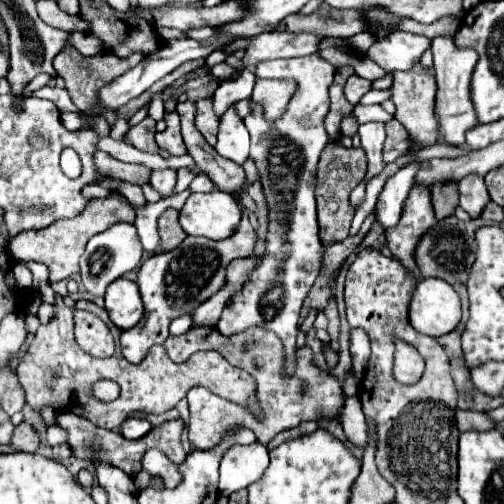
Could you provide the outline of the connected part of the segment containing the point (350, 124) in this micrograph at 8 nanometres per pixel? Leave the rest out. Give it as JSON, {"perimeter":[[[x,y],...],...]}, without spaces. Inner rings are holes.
{"perimeter":[[[350,114],[350,116],[344,116],[344,118],[342,118],[340,132],[342,132],[344,136],[350,136],[350,138],[352,138],[352,136],[358,132],[358,122],[356,122],[354,114]]]}

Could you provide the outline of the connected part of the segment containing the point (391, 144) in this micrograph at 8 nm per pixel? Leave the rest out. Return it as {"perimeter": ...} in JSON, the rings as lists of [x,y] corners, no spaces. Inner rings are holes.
{"perimeter":[[[394,118],[390,122],[386,122],[386,142],[384,142],[384,160],[386,162],[394,162],[396,158],[400,158],[402,154],[406,154],[408,150],[408,134],[404,130],[404,126],[400,126],[400,122],[396,122]]]}

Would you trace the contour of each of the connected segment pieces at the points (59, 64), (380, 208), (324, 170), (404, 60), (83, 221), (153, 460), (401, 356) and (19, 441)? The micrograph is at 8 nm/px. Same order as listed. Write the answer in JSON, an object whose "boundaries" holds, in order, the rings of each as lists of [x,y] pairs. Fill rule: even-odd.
{"boundaries":[[[[64,46],[64,50],[60,54],[56,54],[52,66],[54,70],[64,78],[66,82],[66,88],[70,92],[70,98],[72,102],[78,106],[78,110],[90,110],[92,106],[96,106],[98,102],[98,92],[104,84],[112,82],[114,78],[122,76],[126,70],[130,70],[132,66],[136,66],[138,62],[142,60],[142,54],[132,54],[130,58],[122,60],[122,58],[116,58],[112,54],[96,54],[96,56],[82,56],[80,52],[76,52],[74,46]]],[[[412,160],[386,180],[380,198],[376,202],[376,220],[382,224],[384,230],[396,226],[402,214],[404,200],[412,188],[412,178],[416,178],[416,166],[420,166],[420,162]]],[[[328,142],[322,150],[320,164],[318,164],[318,182],[316,182],[316,204],[318,204],[318,224],[320,224],[320,238],[322,242],[340,242],[348,236],[350,222],[354,210],[348,202],[350,192],[354,186],[364,178],[366,172],[366,154],[364,150],[350,148],[346,150],[340,142]]],[[[394,32],[386,40],[380,40],[368,48],[368,56],[386,72],[410,70],[420,60],[422,52],[430,46],[430,40],[412,32]]],[[[112,190],[110,196],[106,196],[106,198],[92,198],[88,202],[88,206],[76,218],[56,220],[56,222],[52,222],[52,226],[48,226],[44,230],[24,230],[24,232],[16,234],[16,238],[12,238],[10,244],[8,244],[10,246],[10,254],[16,260],[32,260],[32,262],[46,264],[48,270],[50,270],[50,282],[66,280],[66,278],[74,276],[80,270],[78,260],[84,254],[86,242],[96,232],[106,230],[110,224],[114,224],[118,220],[134,222],[134,218],[136,218],[136,212],[128,204],[128,200],[118,190]]],[[[148,450],[142,458],[142,468],[150,474],[158,474],[164,478],[164,484],[168,488],[174,488],[180,482],[180,474],[176,470],[176,466],[164,458],[164,454],[160,450]]],[[[396,340],[394,378],[402,384],[414,384],[420,380],[422,372],[424,372],[424,360],[420,358],[420,352],[414,346]]],[[[20,422],[14,428],[14,436],[10,444],[20,452],[36,452],[40,446],[40,434],[28,422]]]]}

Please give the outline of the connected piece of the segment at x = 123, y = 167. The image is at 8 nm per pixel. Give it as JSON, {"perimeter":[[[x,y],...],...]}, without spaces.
{"perimeter":[[[109,155],[108,158],[110,158],[110,160],[116,160],[116,166],[112,168],[112,176],[110,177],[128,181],[138,186],[149,183],[150,175],[152,174],[150,168],[146,168],[146,166],[142,166],[142,164],[123,163]]]}

